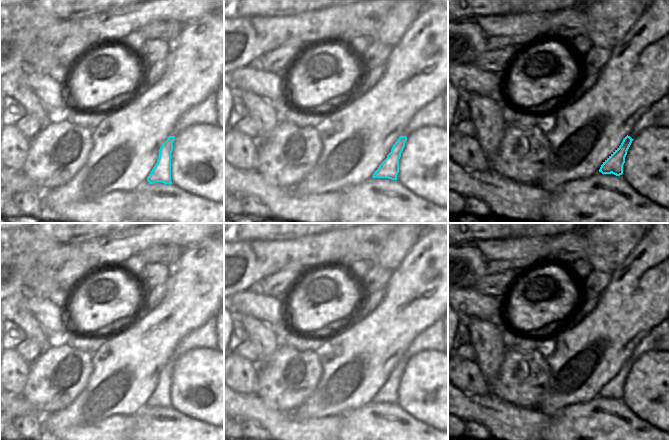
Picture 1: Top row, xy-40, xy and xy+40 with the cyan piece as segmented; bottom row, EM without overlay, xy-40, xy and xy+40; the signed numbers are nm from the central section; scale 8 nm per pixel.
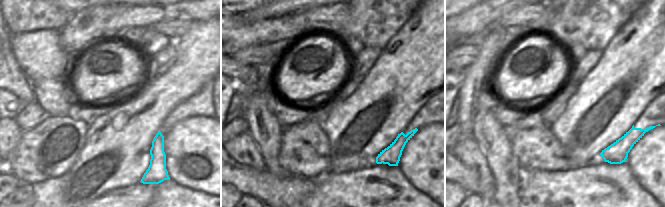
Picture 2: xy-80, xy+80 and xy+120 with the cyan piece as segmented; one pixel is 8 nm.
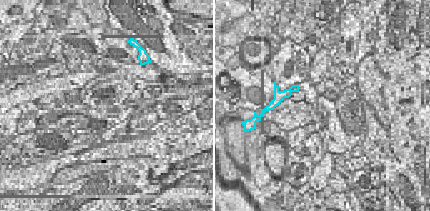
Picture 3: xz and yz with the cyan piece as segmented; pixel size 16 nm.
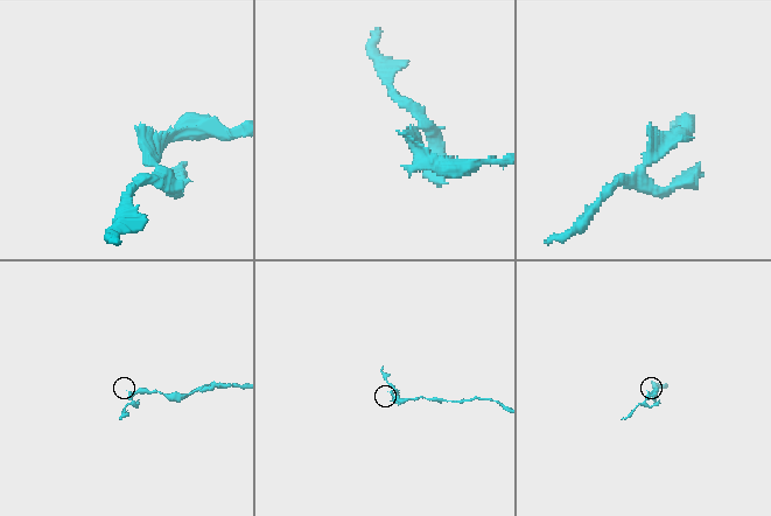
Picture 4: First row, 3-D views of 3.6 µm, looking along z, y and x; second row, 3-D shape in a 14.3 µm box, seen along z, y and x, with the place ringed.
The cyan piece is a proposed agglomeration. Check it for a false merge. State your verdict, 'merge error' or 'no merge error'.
merge error

